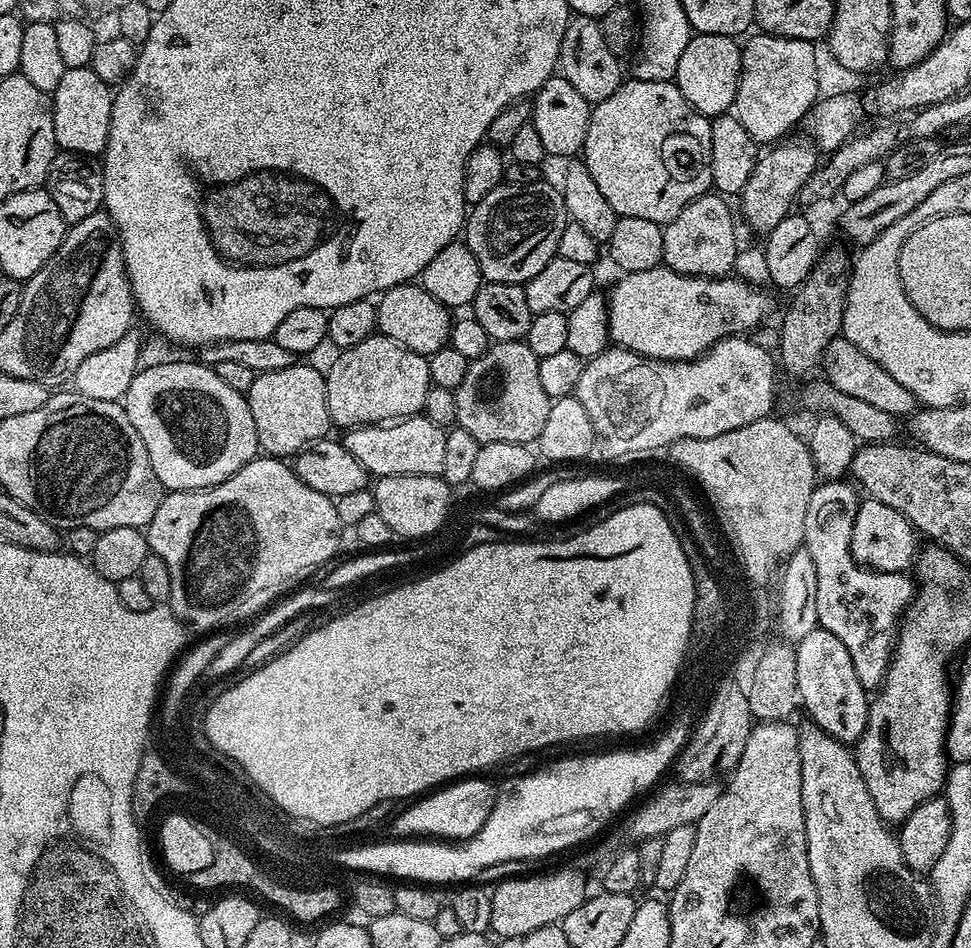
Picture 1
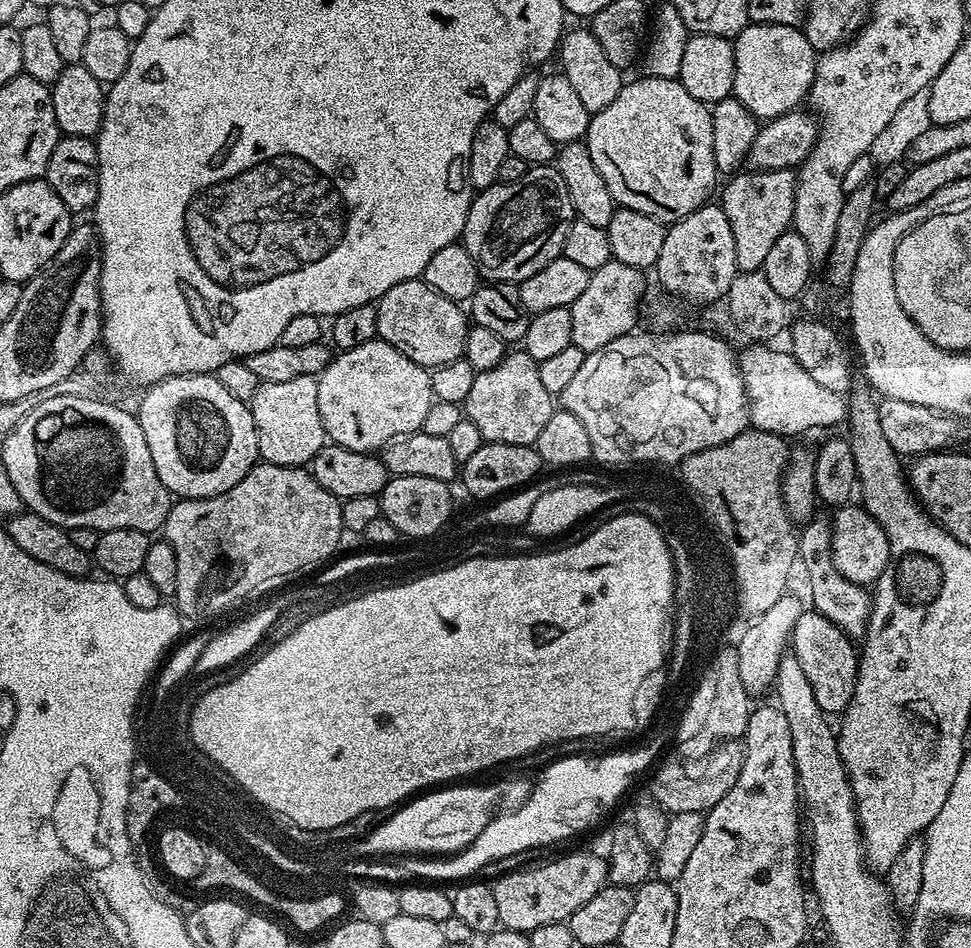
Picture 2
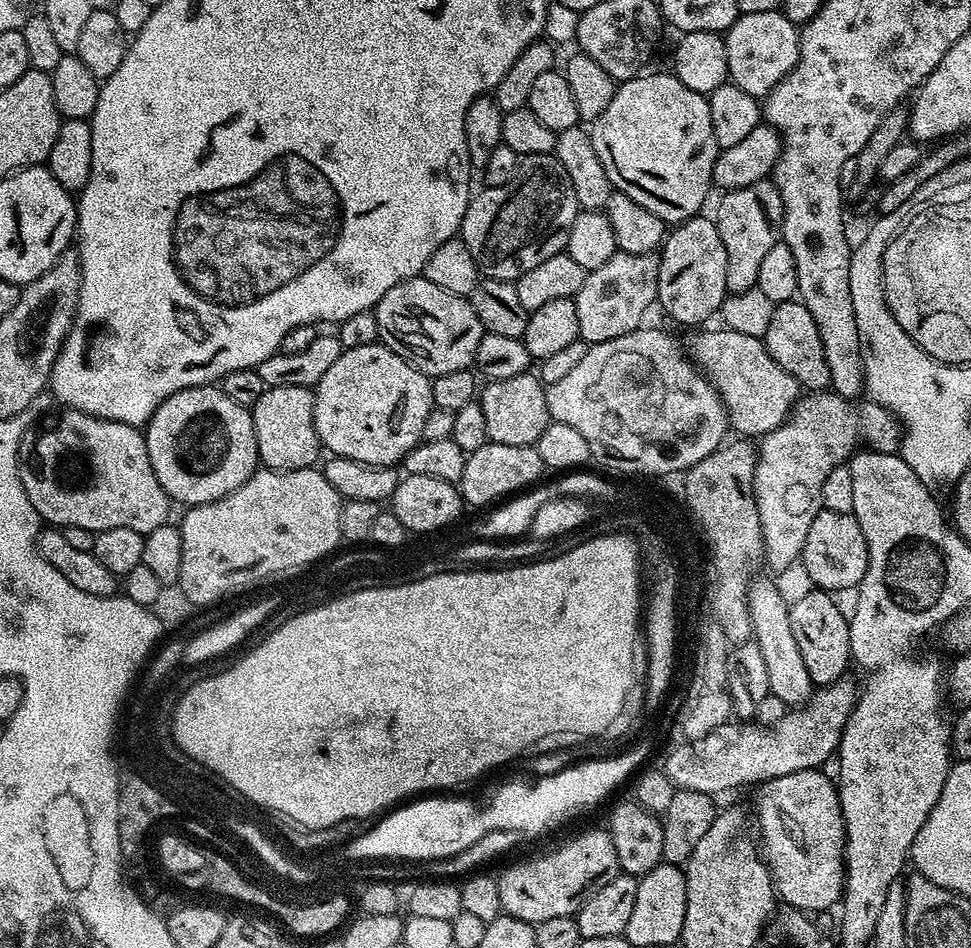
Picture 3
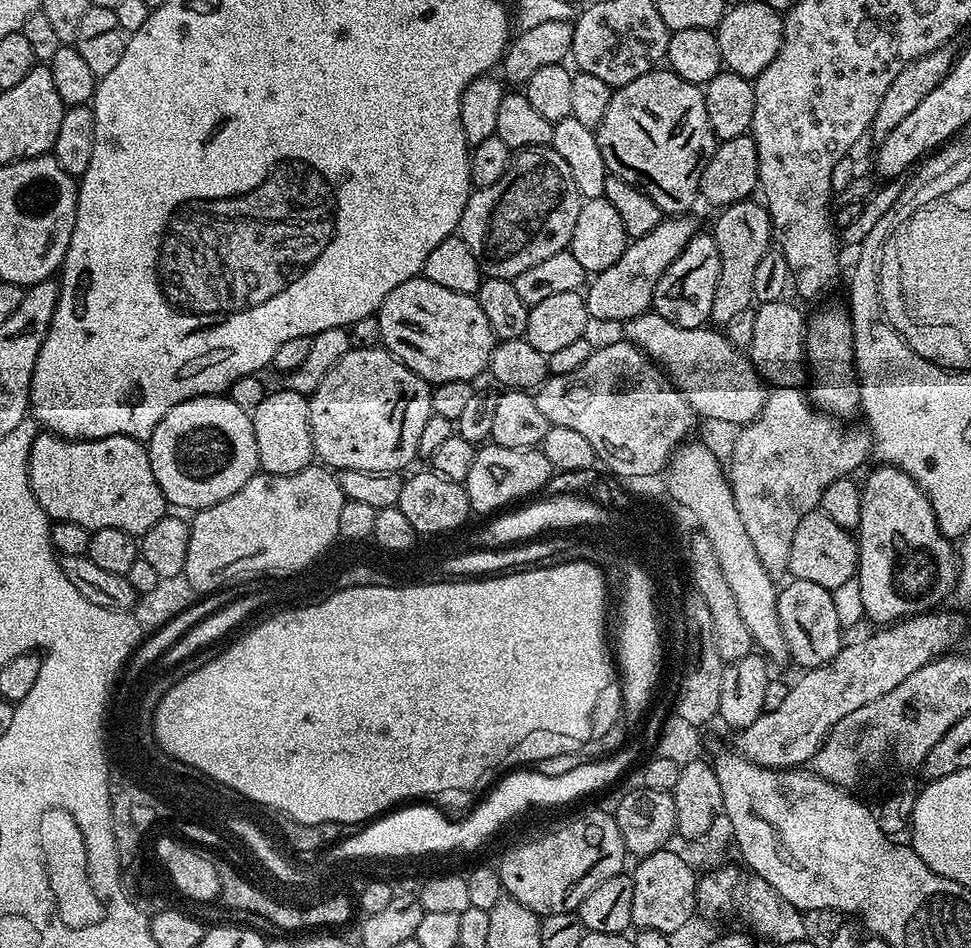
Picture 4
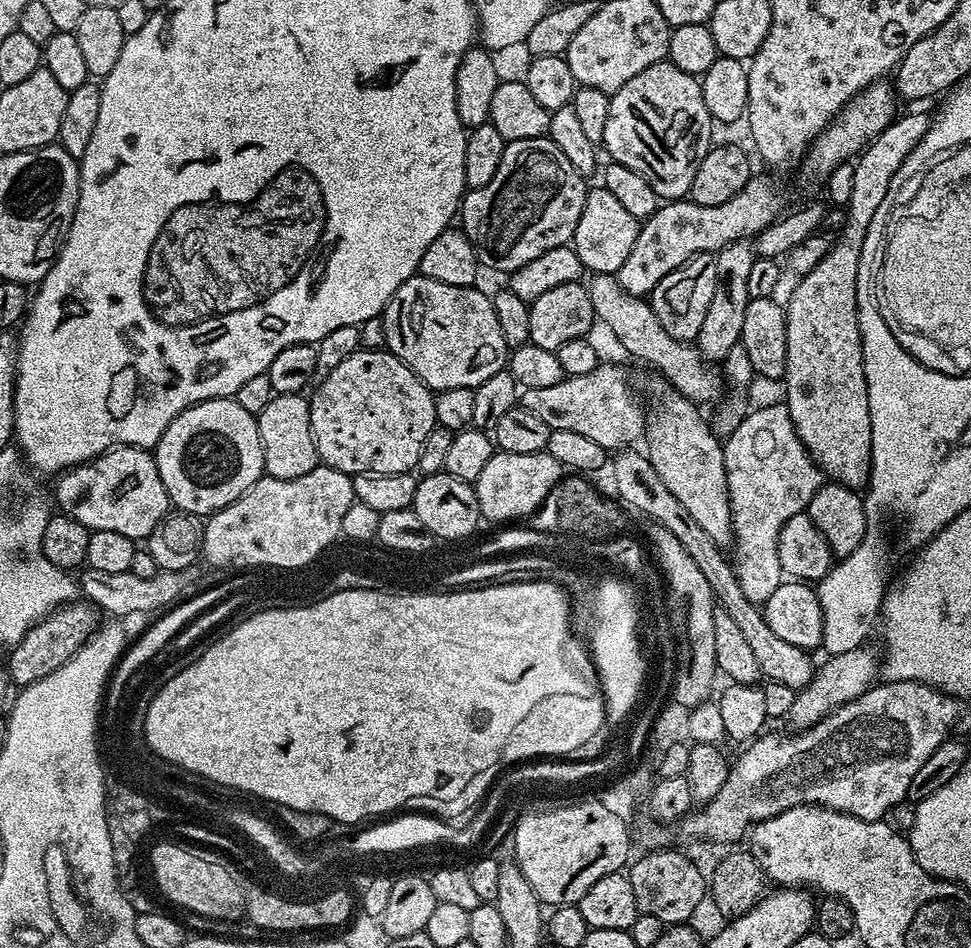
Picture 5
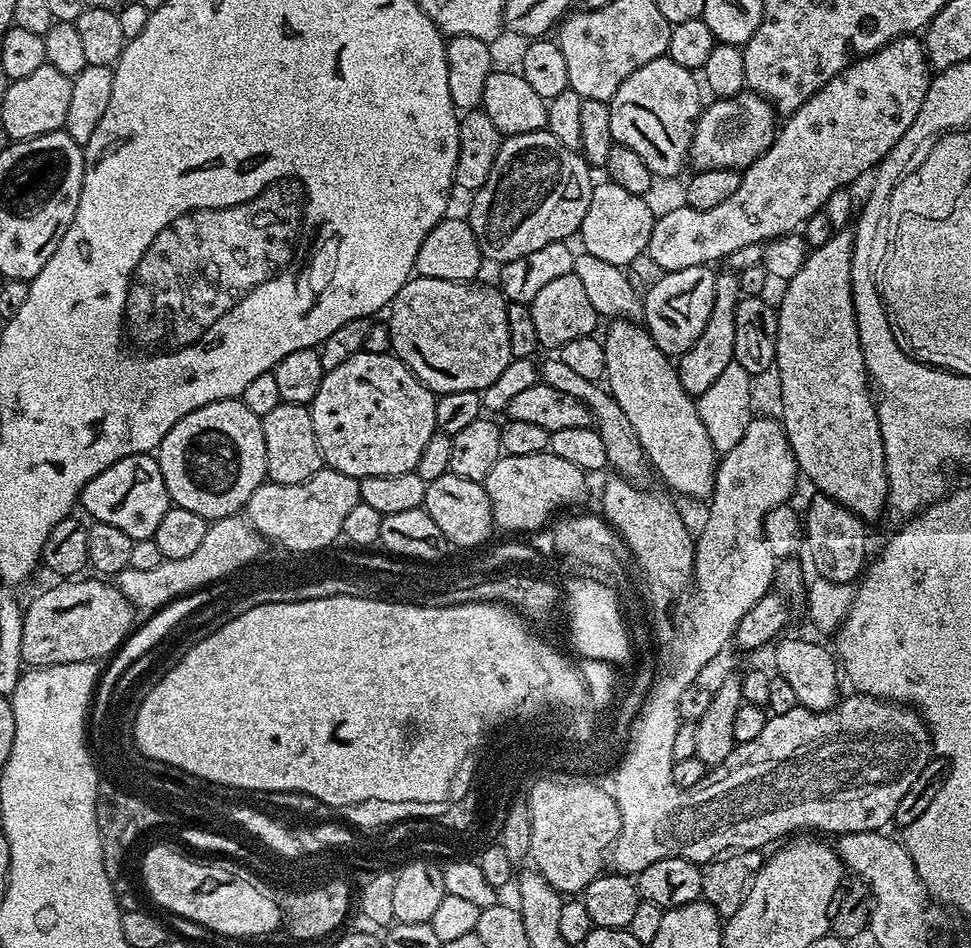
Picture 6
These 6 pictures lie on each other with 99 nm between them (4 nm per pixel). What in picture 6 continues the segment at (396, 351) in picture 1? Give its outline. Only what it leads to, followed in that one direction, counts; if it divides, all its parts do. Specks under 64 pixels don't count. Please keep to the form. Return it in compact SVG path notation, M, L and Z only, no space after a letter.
M358 350L342 366L325 372L318 394L310 405L314 434L327 467L347 476L363 478L378 474L406 474L415 472L426 442L437 432L434 410L436 396L395 354L370 354Z

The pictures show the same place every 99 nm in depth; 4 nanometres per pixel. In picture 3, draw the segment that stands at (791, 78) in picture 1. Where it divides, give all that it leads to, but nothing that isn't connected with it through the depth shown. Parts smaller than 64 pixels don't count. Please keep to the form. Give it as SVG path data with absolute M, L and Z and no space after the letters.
M780 10L766 14L739 13L728 31L723 33L723 38L729 81L757 98L767 96L778 81L794 70L798 62L800 34L797 25Z

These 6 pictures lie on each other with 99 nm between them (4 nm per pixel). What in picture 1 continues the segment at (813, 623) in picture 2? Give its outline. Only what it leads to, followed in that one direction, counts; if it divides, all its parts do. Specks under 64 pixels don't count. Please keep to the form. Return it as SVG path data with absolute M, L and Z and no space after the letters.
M819 626L812 633L806 634L795 645L795 649L798 690L800 691L799 703L812 715L809 716L811 723L826 730L826 734L830 734L836 740L841 740L843 744L855 745L860 735L866 730L870 696L862 686L862 682L858 682L858 674L854 674L854 662L850 658L850 650L846 650L846 646L842 646L842 642L834 638L834 634L830 634L825 628Z

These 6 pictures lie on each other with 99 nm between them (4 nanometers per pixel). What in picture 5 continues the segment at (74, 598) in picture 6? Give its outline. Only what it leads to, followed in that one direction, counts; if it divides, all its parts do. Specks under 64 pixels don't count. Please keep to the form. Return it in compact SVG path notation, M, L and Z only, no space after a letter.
M69 602L53 608L44 619L39 620L11 649L6 671L18 685L33 684L46 674L54 674L58 666L66 663L83 644L93 636L97 627L98 608L91 602Z

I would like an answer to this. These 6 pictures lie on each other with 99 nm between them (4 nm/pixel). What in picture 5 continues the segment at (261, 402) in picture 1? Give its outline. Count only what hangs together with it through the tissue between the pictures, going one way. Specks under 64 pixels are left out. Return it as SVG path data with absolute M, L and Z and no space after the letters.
M294 392L273 395L256 421L262 438L262 458L267 475L283 480L302 478L302 474L310 474L310 470L321 463L314 446L314 434L310 430L310 403L303 395Z

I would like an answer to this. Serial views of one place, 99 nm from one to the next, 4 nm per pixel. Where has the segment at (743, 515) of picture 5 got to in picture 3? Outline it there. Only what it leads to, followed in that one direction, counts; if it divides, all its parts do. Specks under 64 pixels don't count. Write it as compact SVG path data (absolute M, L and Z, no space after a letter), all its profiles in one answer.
M831 390L813 392L797 403L792 409L792 415L782 426L759 437L752 493L756 495L758 518L762 526L764 560L773 568L773 573L783 571L801 559L806 534L822 509L822 485L826 483L830 470L847 465L861 445L874 452L895 453L899 449L902 425L891 410L876 404L871 398L865 399L865 404L860 403L842 398Z

